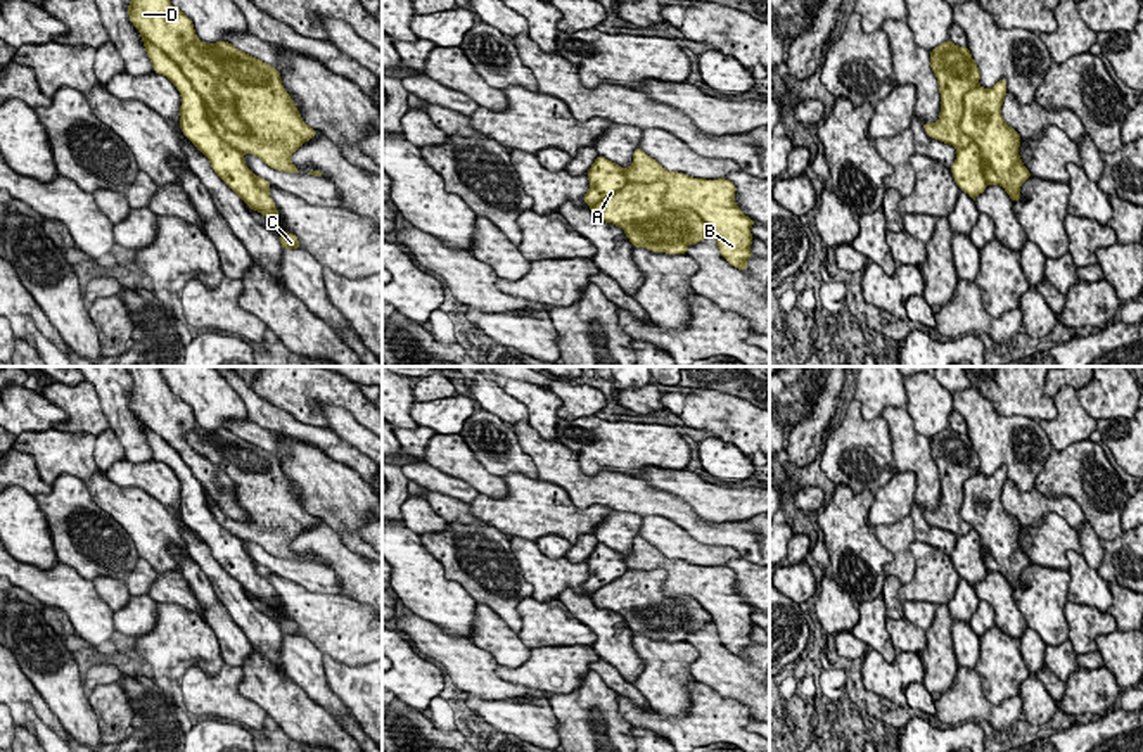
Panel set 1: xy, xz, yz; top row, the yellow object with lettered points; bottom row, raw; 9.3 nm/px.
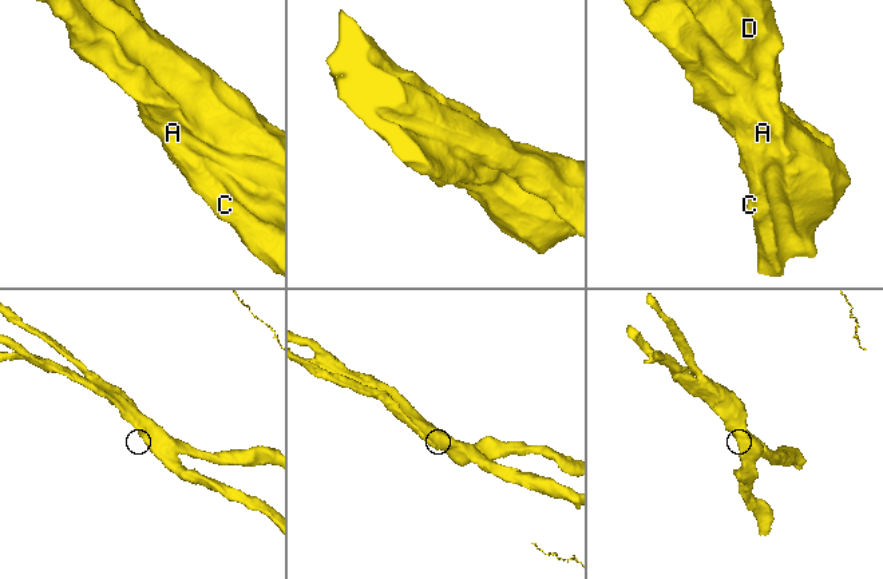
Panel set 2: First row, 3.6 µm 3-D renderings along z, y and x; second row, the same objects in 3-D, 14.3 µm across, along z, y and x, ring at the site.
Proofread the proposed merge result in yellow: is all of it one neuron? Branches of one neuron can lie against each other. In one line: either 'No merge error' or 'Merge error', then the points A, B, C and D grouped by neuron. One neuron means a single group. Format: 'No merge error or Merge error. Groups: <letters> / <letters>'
Merge error. Groups: A C D / B

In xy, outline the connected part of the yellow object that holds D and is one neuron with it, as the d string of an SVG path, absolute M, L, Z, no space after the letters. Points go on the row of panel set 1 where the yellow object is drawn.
M131 0L126 10L142 36L154 73L166 76L180 92L180 128L185 138L209 159L213 171L246 206L265 218L278 218L268 194L271 183L246 166L244 154L220 138L206 116L209 107L227 130L247 133L235 111L233 93L185 52L190 43L199 41L192 19L169 0Z

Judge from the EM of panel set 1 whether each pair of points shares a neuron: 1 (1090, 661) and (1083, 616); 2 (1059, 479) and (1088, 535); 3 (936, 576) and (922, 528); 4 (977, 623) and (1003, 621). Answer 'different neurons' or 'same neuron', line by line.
1: different neurons
2: different neurons
3: same neuron
4: same neuron

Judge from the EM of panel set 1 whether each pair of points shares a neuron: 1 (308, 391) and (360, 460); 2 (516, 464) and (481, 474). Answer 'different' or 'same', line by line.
1: same
2: same

